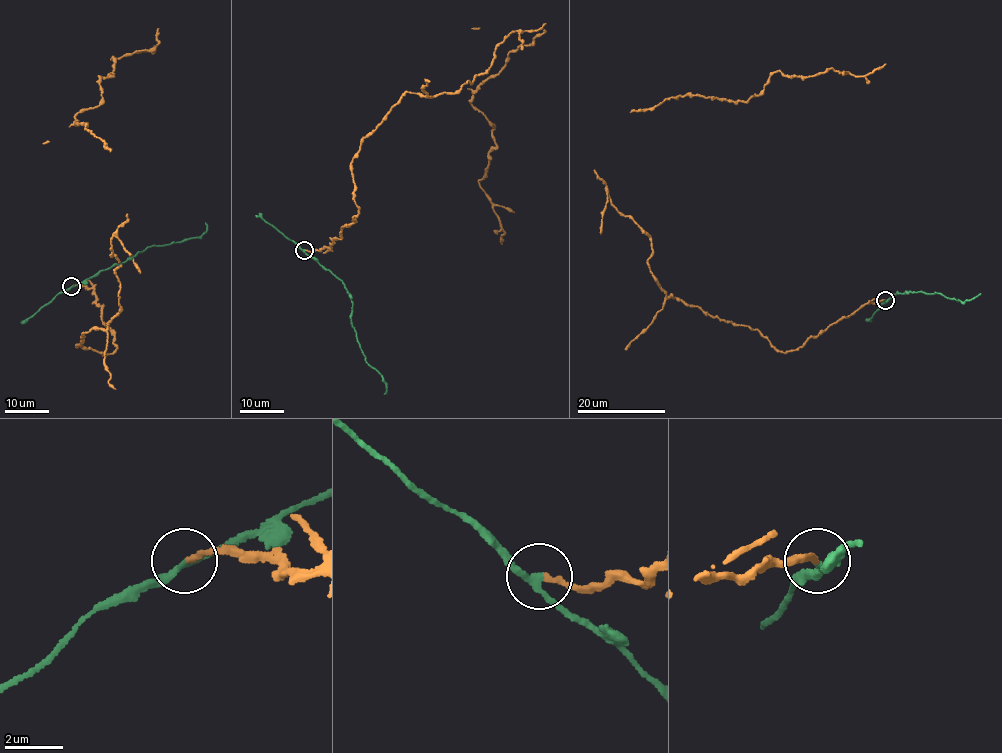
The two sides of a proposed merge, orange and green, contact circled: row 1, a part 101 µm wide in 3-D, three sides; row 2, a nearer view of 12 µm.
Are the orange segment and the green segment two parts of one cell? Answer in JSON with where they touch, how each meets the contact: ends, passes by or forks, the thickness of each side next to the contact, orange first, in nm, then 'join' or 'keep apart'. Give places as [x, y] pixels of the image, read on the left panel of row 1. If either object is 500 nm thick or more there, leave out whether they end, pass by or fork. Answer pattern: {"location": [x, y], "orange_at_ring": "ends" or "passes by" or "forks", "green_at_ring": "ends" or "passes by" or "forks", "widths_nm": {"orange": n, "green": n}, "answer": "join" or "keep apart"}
{"location": [71, 286], "orange_at_ring": "ends", "green_at_ring": "passes by", "widths_nm": {"orange": 170, "green": 200}, "answer": "keep apart"}

